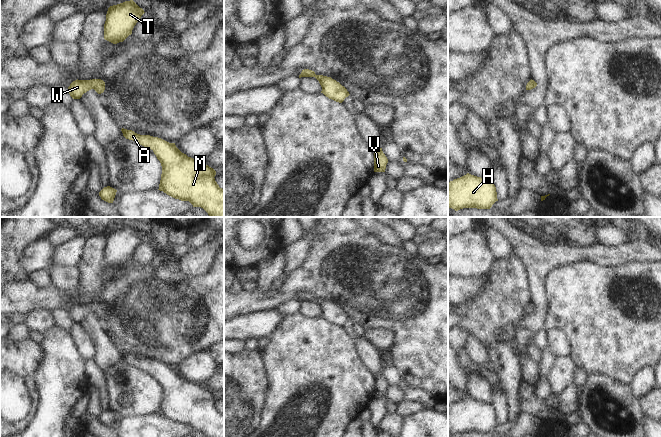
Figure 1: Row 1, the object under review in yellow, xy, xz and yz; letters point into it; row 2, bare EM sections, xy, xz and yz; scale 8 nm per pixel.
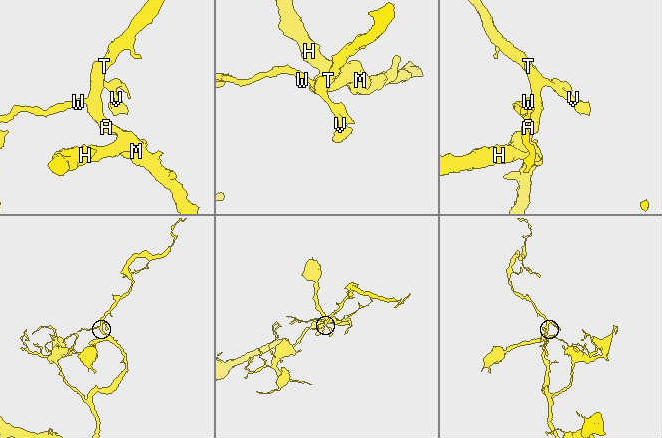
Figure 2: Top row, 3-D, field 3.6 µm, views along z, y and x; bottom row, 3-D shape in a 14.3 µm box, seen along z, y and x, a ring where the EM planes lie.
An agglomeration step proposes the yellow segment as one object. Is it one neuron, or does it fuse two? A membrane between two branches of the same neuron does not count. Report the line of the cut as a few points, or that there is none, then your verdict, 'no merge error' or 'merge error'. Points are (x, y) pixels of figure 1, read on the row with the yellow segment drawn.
no cut | no merge error

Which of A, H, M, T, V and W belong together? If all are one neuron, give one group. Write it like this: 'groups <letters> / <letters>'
groups A H M T V W

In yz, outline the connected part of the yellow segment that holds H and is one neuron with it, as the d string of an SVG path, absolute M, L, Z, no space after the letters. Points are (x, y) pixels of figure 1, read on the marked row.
M466 175L448 182L448 207L458 211L463 208L490 209L498 201L492 180Z

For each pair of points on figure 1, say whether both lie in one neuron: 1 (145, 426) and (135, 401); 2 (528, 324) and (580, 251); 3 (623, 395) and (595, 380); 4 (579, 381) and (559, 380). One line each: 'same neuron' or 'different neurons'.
1: different neurons
2: same neuron
3: same neuron
4: different neurons

